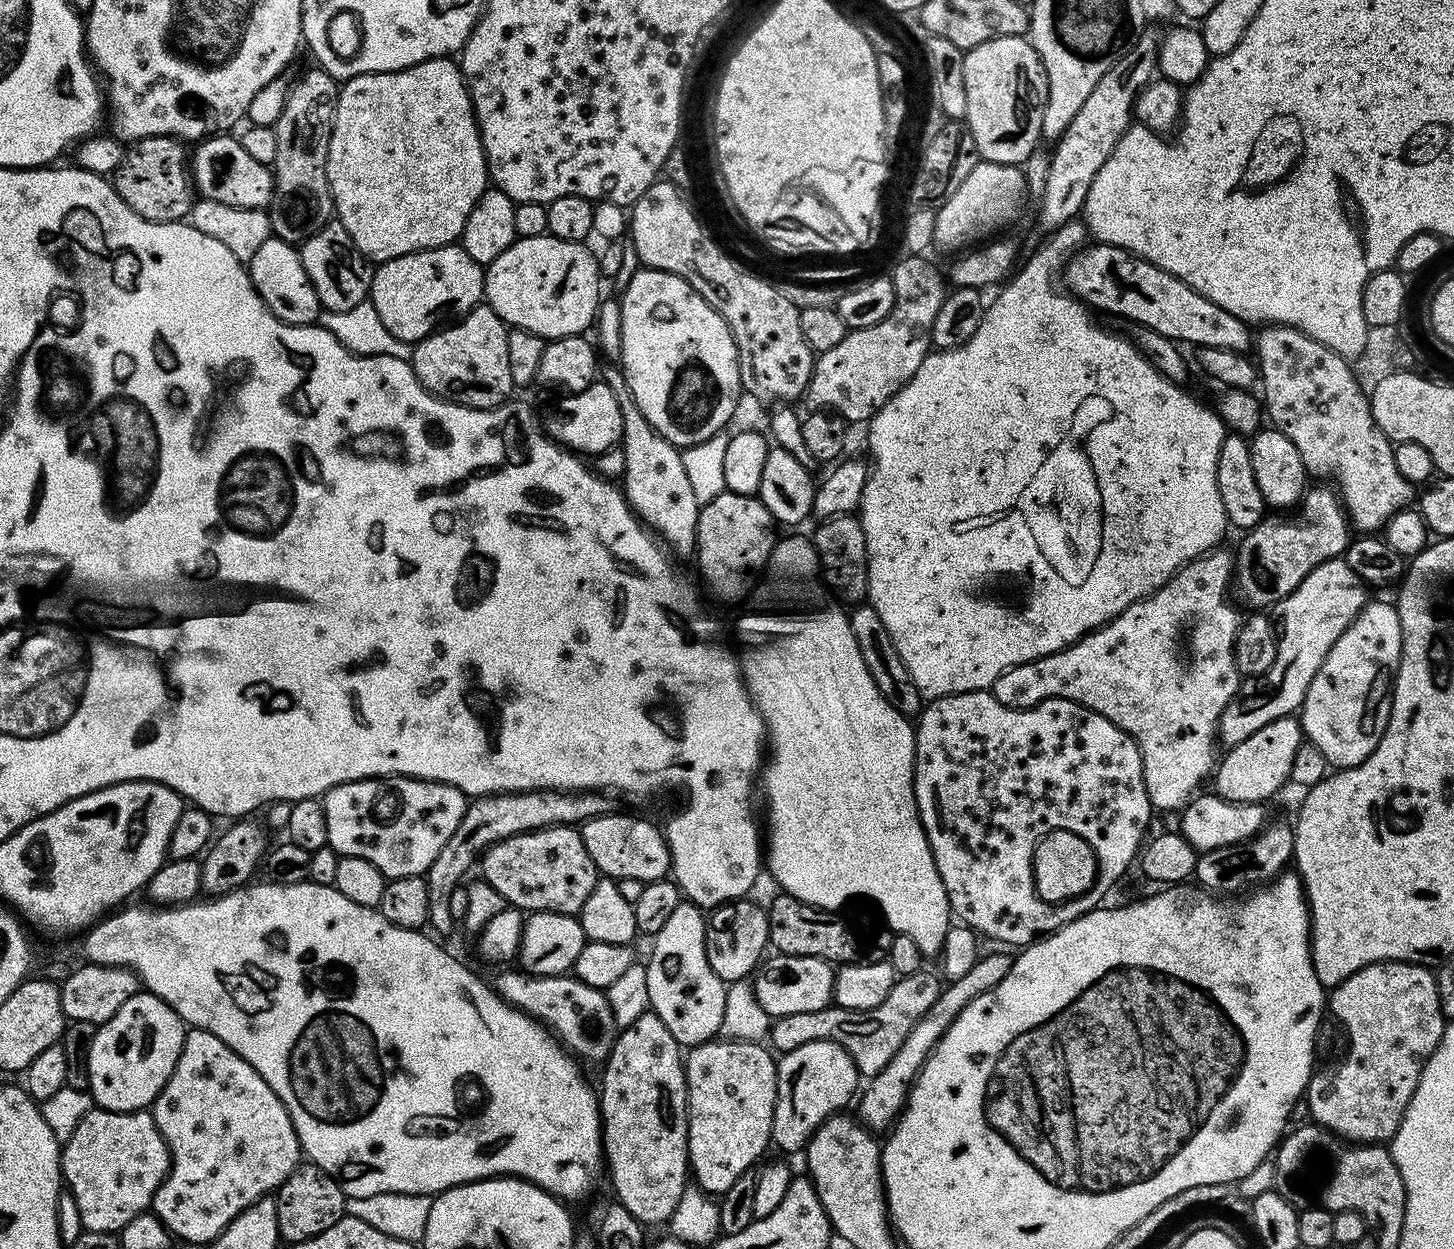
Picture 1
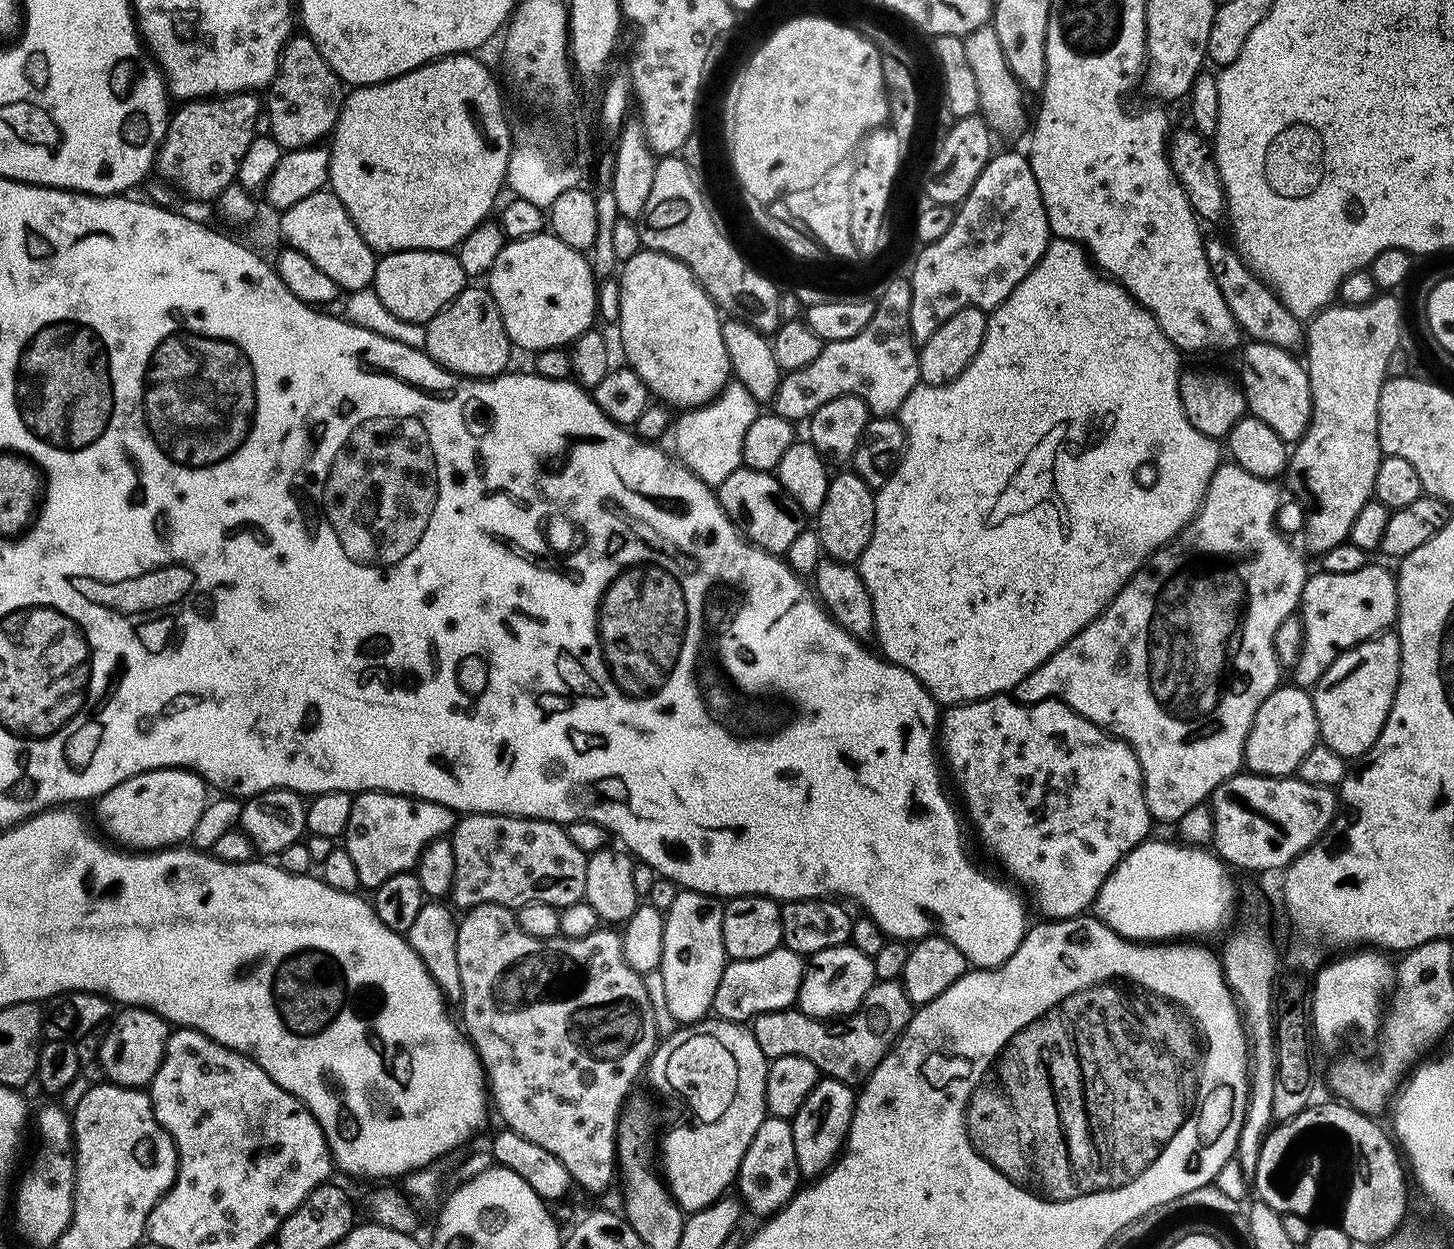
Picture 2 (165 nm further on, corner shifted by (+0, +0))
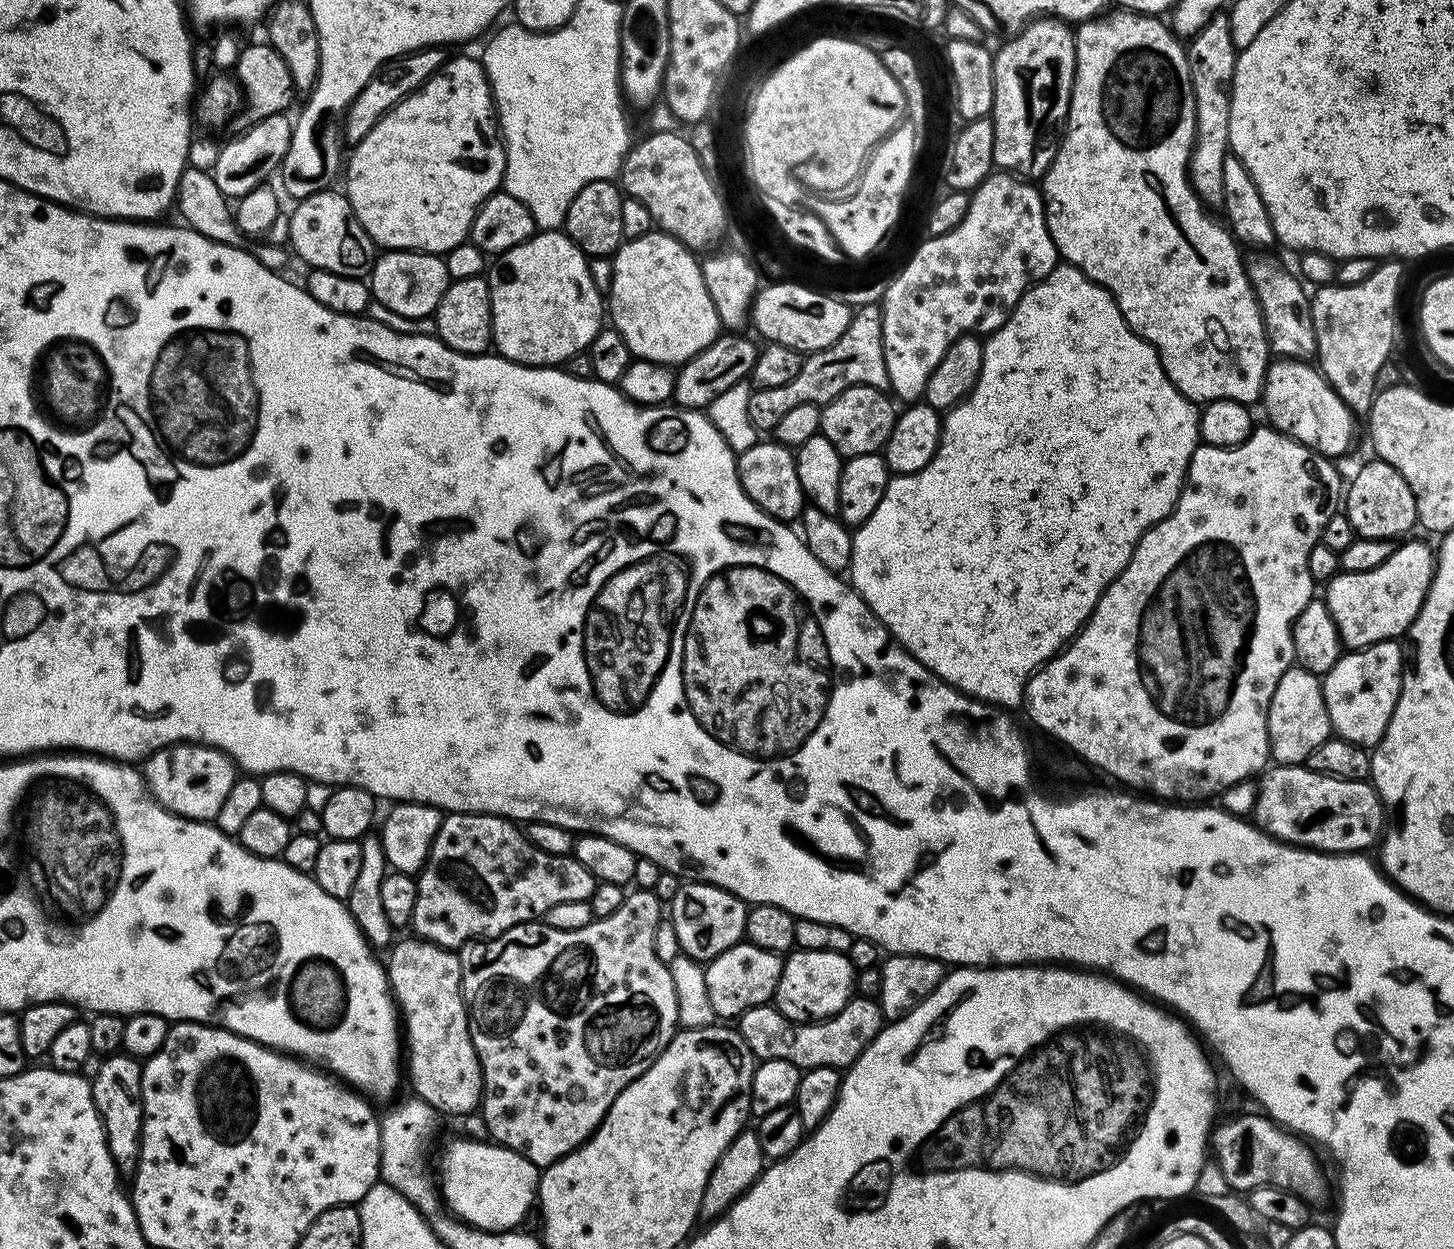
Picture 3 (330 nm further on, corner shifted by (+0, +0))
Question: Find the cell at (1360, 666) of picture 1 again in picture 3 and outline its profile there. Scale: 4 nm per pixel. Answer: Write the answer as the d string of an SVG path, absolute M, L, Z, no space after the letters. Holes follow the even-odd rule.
M1383 640L1377 644L1372 644L1369 648L1345 651L1340 660L1334 662L1332 669L1322 677L1326 710L1332 723L1333 733L1339 739L1349 740L1352 744L1358 744L1362 748L1371 750L1382 738L1382 734L1392 717L1394 706L1398 702L1400 678L1404 675L1406 667L1405 653L1400 653L1398 645L1396 640Z

